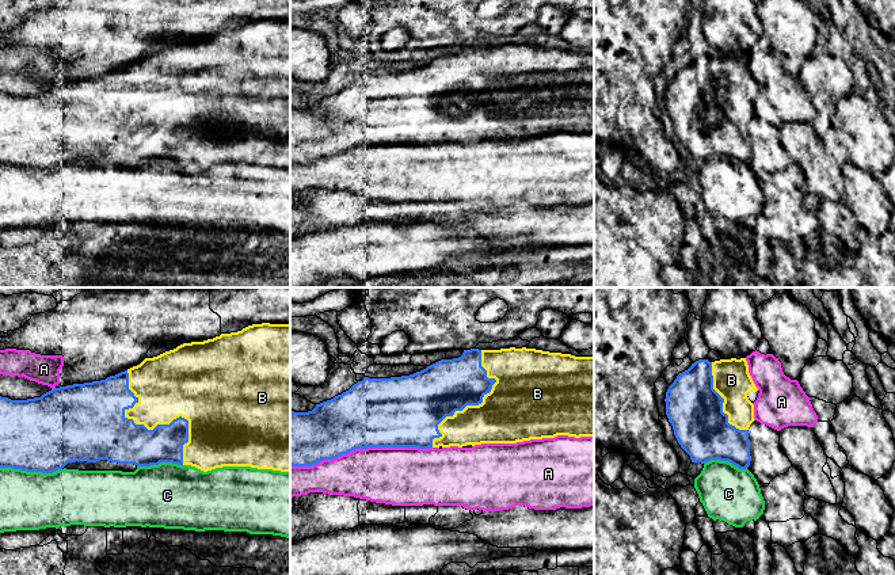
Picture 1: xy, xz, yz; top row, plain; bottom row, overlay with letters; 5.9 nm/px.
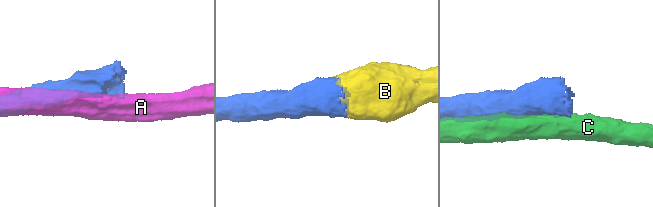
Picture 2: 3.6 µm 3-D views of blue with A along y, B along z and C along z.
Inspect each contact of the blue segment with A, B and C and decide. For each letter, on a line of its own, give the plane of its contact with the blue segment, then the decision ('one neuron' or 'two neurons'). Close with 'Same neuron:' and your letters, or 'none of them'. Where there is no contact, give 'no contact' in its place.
A: xz | two neurons
B: xy | one neuron
C: xy | two neurons
Same neuron: B

